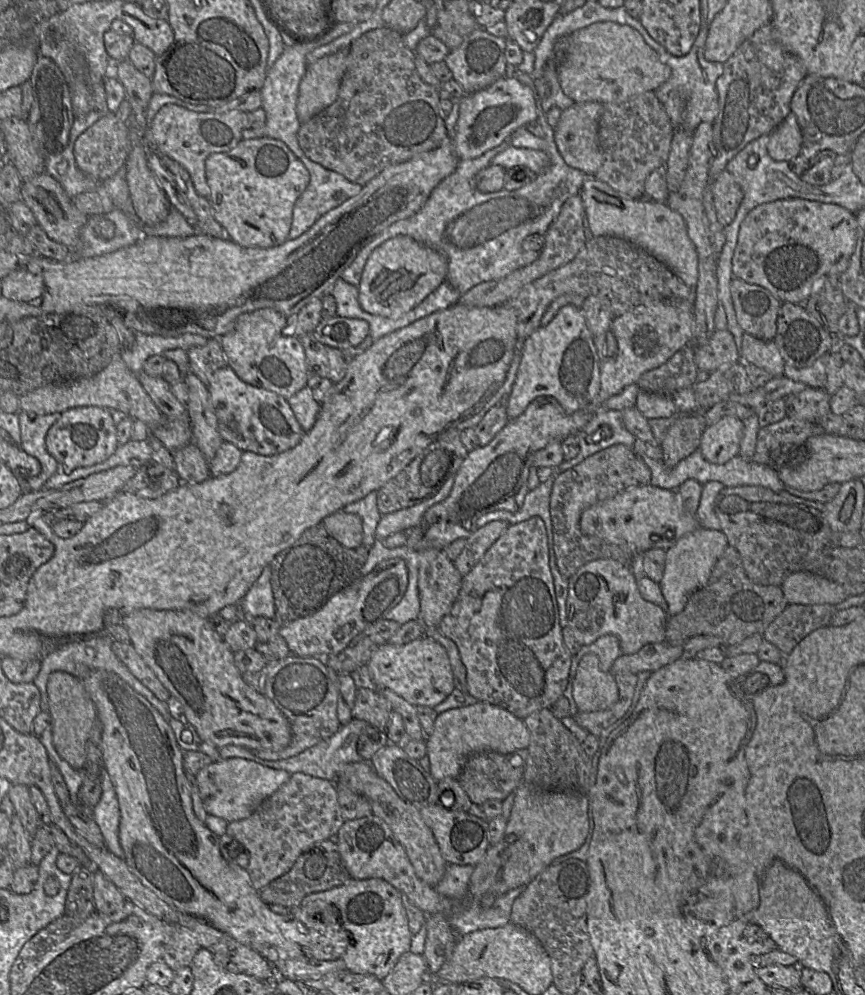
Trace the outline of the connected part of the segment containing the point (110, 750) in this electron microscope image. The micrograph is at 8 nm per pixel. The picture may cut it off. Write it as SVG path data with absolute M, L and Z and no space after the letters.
M92 670L81 679L102 724L103 768L115 790L119 807L119 843L123 860L144 886L177 910L201 918L217 930L255 950L271 964L280 956L303 958L309 931L296 919L274 913L251 884L246 869L223 858L220 836L213 833L193 810L191 785L184 768L184 753L161 713L124 680L105 670Z

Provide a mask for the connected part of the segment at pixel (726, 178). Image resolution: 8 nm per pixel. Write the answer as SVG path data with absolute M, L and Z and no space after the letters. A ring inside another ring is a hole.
M727 170L717 176L710 188L717 219L723 226L727 226L734 220L743 200L742 188Z

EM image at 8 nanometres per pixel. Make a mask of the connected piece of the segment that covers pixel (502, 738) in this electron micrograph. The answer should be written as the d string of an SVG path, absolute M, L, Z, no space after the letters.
M477 702L438 714L432 733L426 735L424 740L429 760L428 771L435 780L441 781L445 778L458 779L465 760L474 753L493 751L507 754L526 749L530 733L523 719L498 706Z

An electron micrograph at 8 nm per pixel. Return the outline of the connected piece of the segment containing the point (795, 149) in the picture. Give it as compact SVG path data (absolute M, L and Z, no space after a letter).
M791 112L769 135L768 154L775 161L789 162L800 155L802 140L797 117Z

